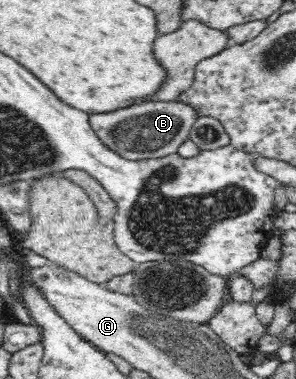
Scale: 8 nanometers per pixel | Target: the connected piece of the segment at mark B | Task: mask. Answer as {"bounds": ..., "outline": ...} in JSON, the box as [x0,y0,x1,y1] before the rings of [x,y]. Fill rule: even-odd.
{"bounds":[90,99,199,159],"outline":[[[178,99],[176,101],[142,101],[134,103],[128,107],[109,111],[108,113],[96,113],[90,115],[90,124],[98,138],[108,146],[108,148],[122,154],[127,159],[159,158],[170,155],[177,151],[178,146],[189,137],[190,131],[196,123],[199,115],[196,110]]]}

